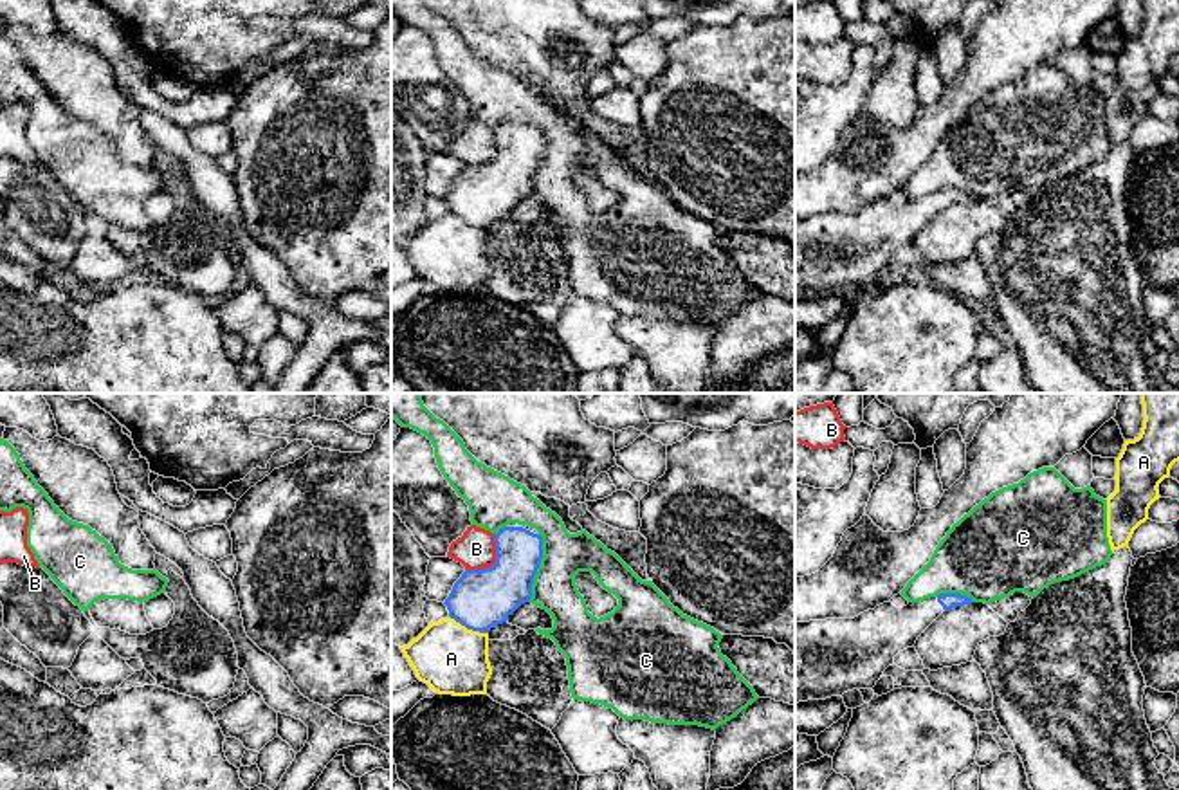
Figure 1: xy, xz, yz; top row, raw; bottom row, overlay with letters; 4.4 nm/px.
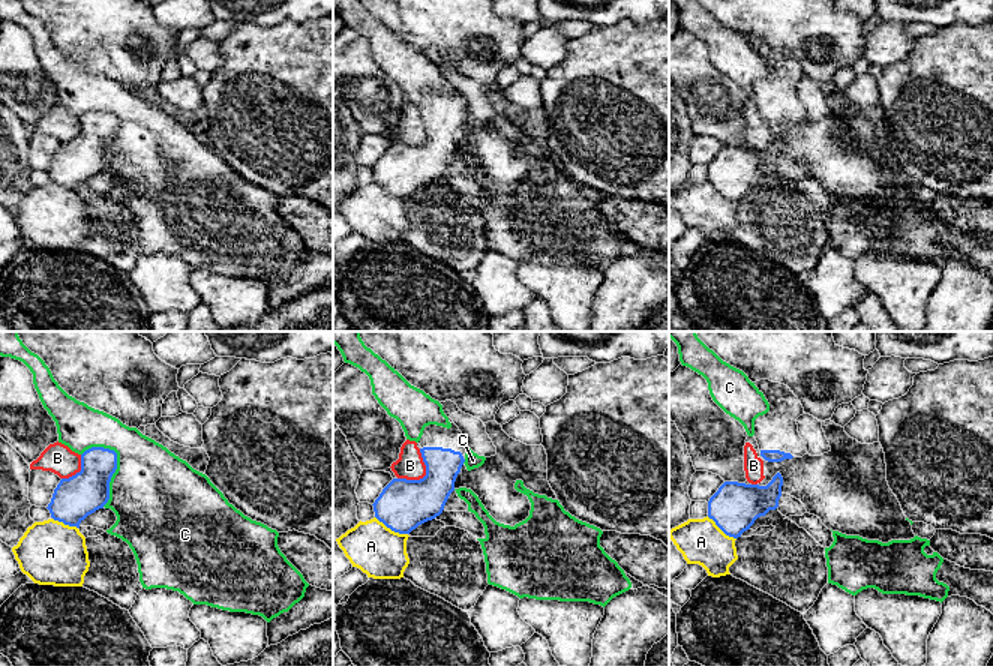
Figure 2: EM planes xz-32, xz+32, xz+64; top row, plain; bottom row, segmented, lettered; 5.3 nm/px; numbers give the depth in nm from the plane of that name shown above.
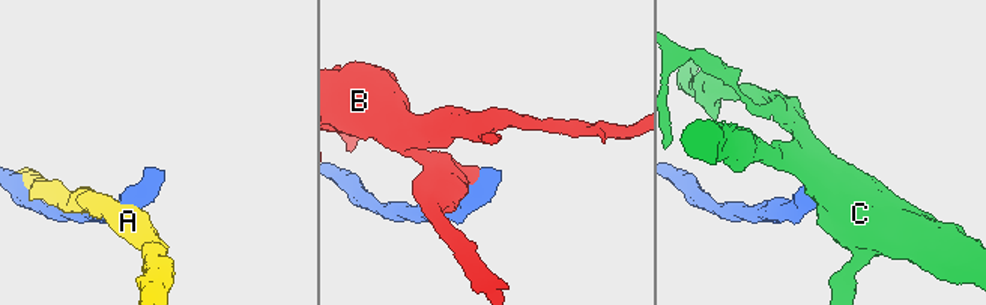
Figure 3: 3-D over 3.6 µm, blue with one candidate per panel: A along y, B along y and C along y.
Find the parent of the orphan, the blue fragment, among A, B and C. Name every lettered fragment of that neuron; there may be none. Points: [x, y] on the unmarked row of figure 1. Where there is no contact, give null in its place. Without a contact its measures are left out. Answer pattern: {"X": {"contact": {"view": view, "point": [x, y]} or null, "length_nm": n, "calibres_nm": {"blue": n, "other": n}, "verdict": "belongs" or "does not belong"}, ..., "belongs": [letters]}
{"A": {"contact": {"view": "xz", "point": [469, 224]}, "length_nm": 190, "calibres_nm": {"blue": 280, "other": 300}, "verdict": "does not belong"}, "B": {"contact": {"view": "xz", "point": [494, 159]}, "length_nm": 220, "calibres_nm": {"blue": 280, "other": 170}, "verdict": "does not belong"}, "C": {"contact": {"view": "xz", "point": [538, 163]}, "length_nm": 300, "calibres_nm": {"blue": 240, "other": 200}, "verdict": "does not belong"}, "belongs": []}

